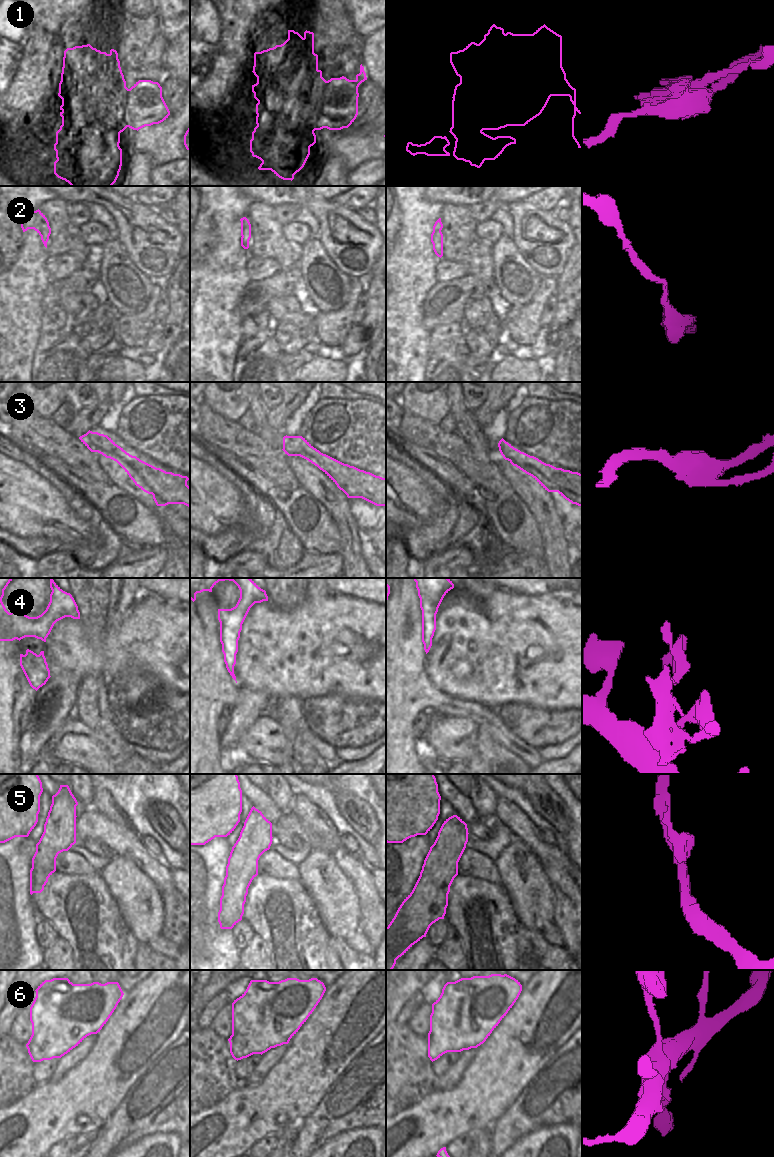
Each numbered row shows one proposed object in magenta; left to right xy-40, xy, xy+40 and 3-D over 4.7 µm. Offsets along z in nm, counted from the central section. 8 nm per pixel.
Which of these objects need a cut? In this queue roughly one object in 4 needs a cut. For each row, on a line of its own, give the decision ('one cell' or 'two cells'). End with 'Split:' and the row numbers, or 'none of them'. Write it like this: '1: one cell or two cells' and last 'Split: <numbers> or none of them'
1: two cells
2: one cell
3: two cells
4: one cell
5: one cell
6: one cell
Split: 1, 3

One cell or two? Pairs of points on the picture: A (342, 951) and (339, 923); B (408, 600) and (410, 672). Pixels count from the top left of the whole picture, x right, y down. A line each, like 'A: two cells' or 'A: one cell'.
A: two cells
B: one cell

